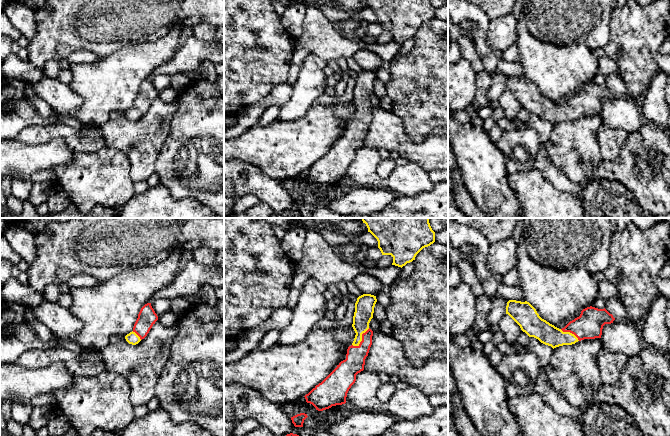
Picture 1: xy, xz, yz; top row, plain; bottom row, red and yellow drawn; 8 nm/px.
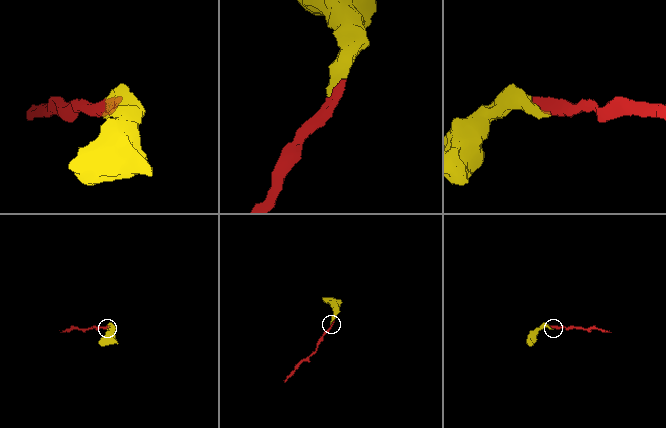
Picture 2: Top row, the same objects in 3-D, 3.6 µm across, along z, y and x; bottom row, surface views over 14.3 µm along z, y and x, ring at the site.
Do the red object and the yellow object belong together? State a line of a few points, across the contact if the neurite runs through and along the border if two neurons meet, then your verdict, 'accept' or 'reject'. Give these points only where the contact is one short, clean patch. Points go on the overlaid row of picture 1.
line xz (354, 363), (362, 338), (364, 307); accept

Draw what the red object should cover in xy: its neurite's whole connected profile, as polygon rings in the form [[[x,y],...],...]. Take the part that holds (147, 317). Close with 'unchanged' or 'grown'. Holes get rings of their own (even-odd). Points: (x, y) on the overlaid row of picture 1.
[[[151,303],[145,304],[138,314],[133,331],[125,336],[126,341],[132,345],[138,344],[147,336],[157,320],[158,316],[152,308]]]; grown

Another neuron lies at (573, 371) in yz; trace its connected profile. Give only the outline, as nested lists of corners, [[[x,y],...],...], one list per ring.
[[[601,338],[584,339],[572,345],[563,345],[552,350],[547,366],[543,368],[553,389],[572,406],[580,407],[591,402],[595,391],[603,385],[598,367],[598,354],[603,348]]]

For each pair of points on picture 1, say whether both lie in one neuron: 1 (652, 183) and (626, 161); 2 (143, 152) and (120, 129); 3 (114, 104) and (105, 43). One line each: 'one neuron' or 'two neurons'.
1: one neuron
2: one neuron
3: two neurons

